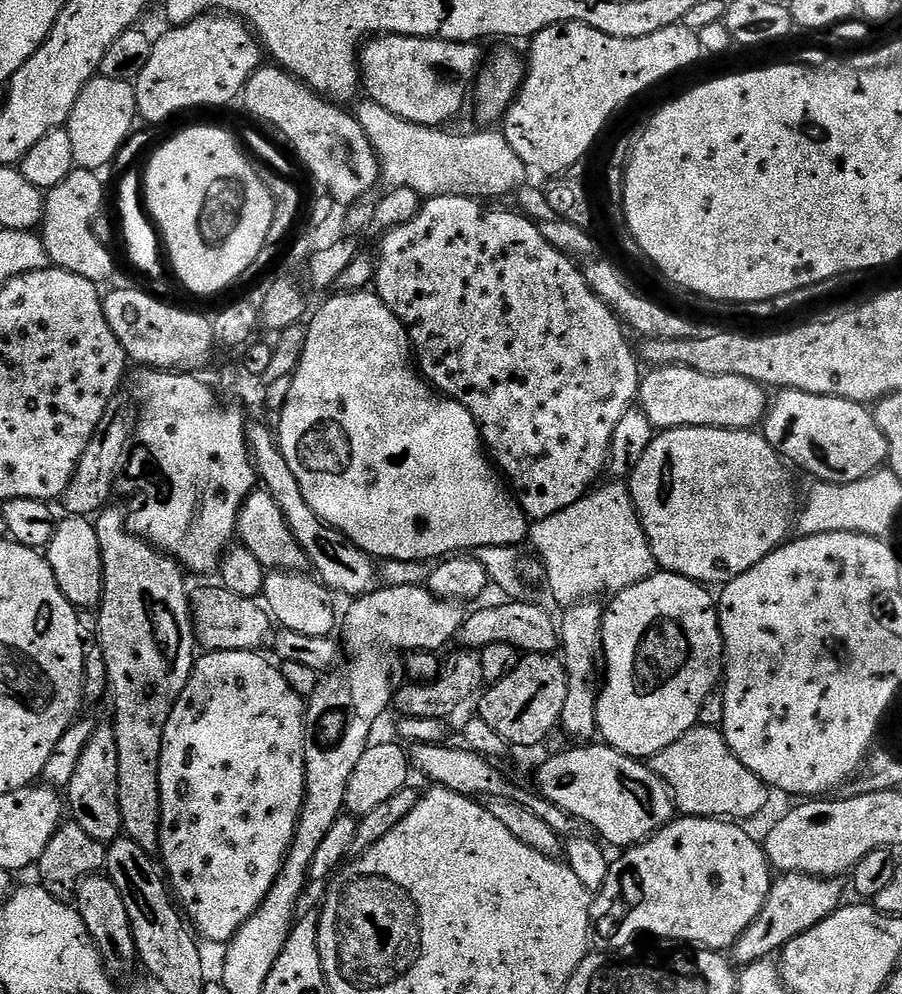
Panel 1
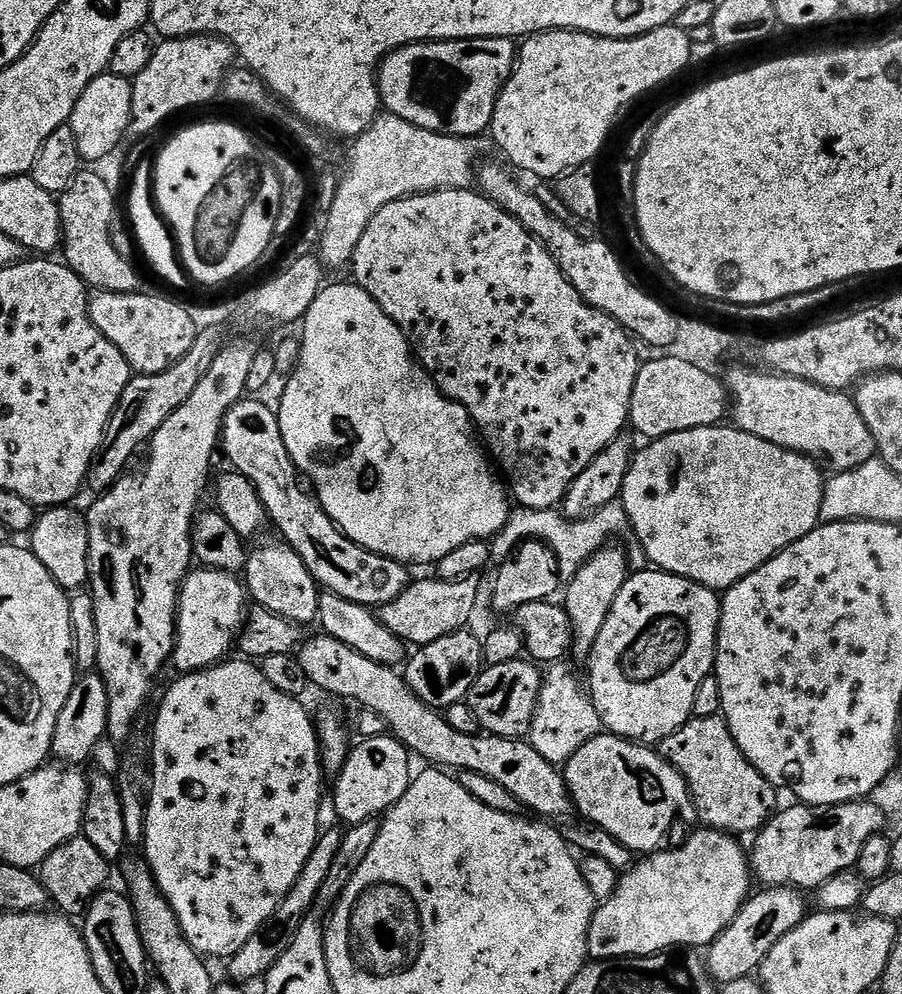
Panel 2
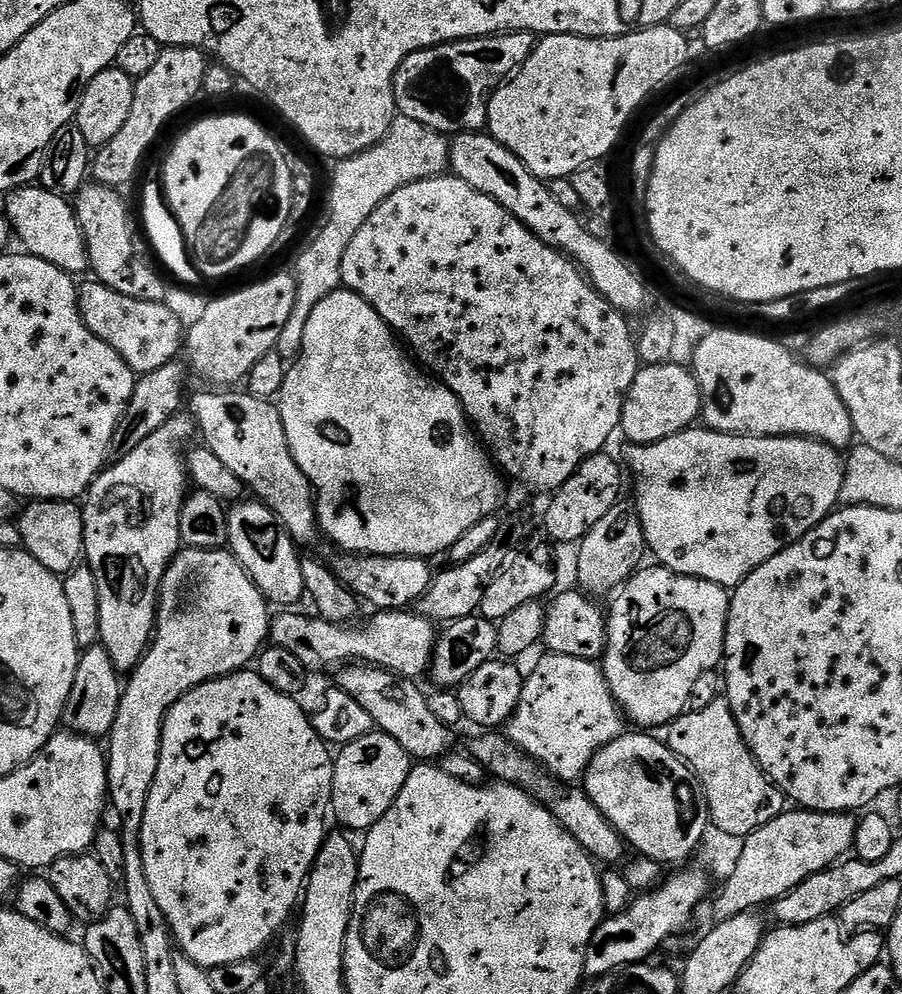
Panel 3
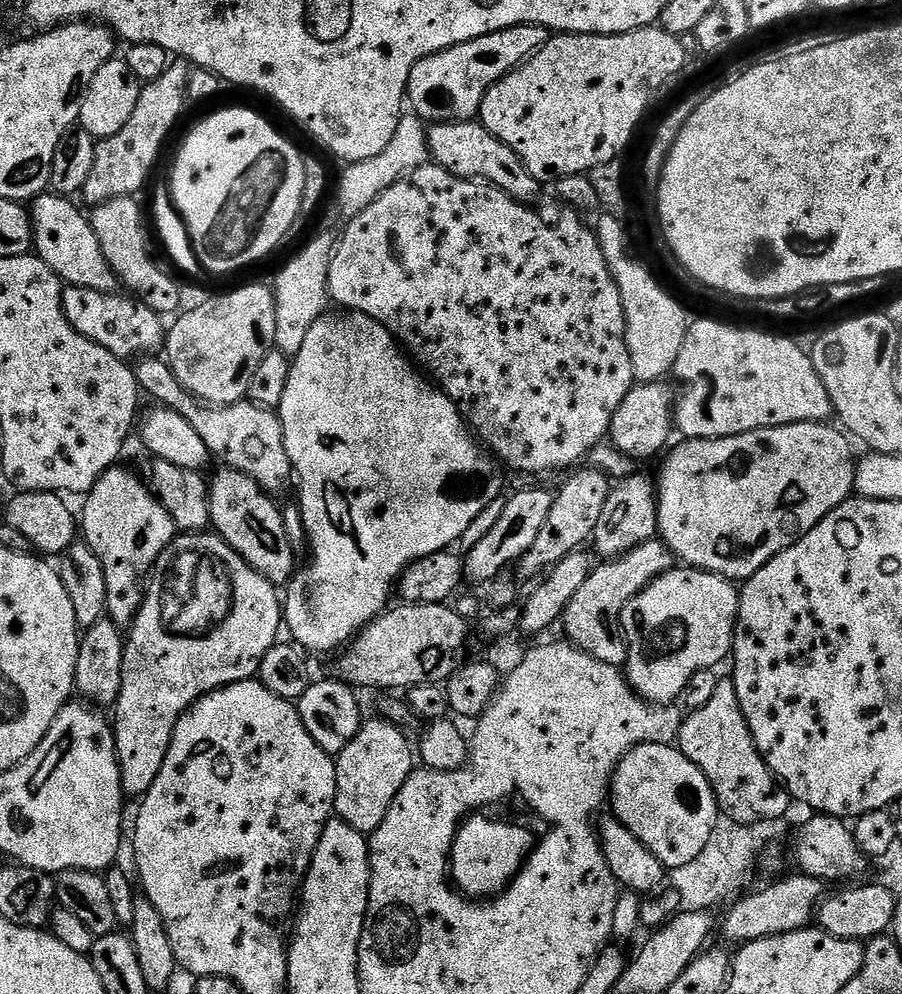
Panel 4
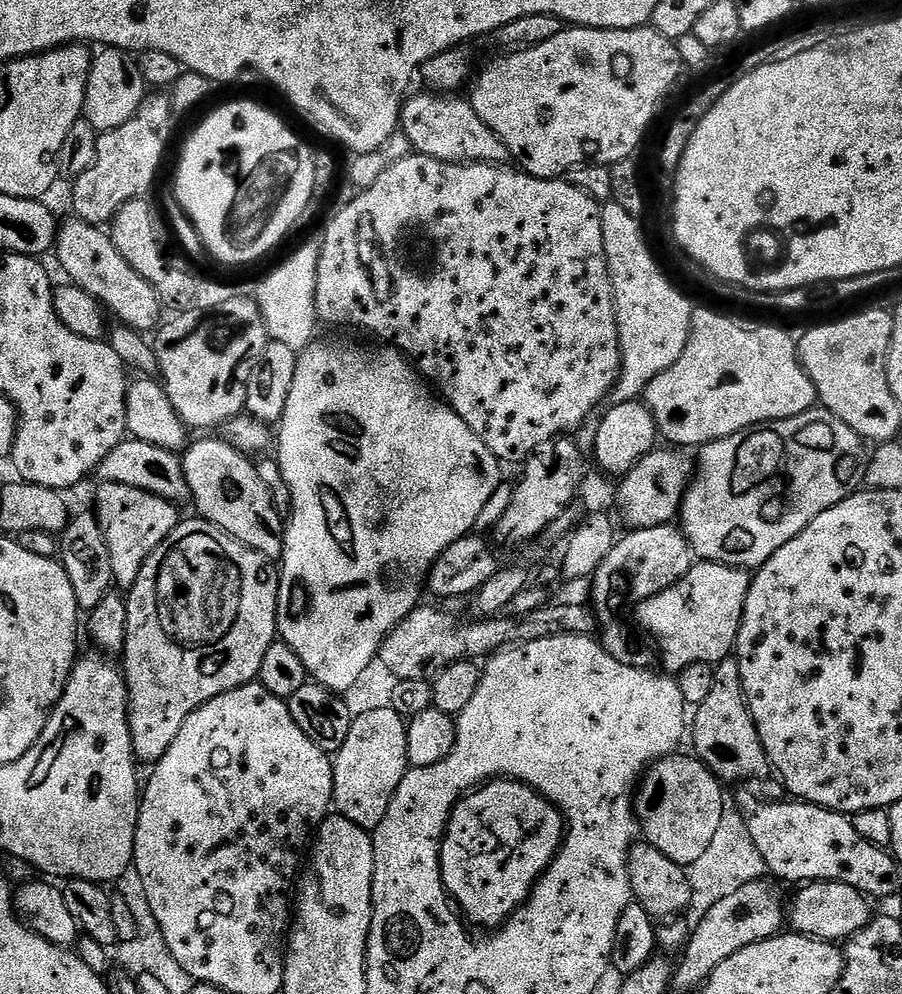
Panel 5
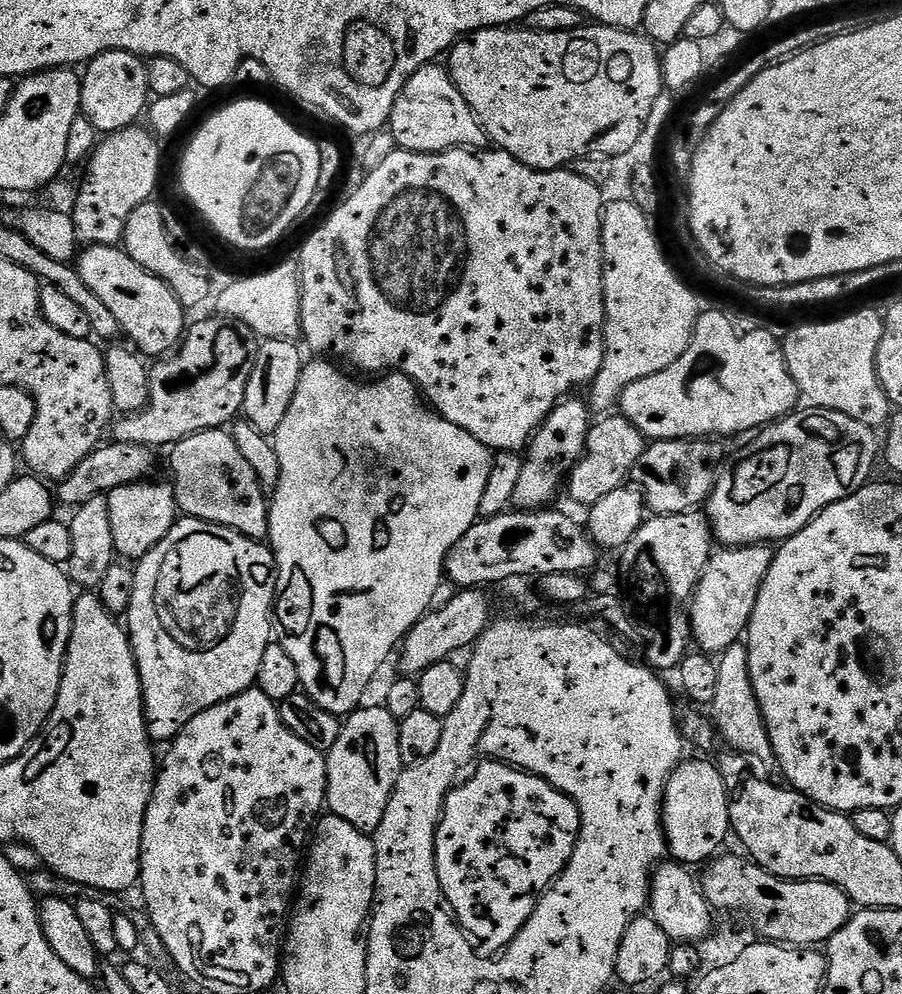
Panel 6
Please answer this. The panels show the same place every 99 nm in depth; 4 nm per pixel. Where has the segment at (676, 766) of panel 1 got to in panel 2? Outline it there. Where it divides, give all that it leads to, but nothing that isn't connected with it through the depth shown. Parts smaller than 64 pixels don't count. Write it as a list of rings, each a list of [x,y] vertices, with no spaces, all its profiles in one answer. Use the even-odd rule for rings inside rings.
[[[723,715],[697,716],[689,720],[674,734],[661,740],[658,751],[664,759],[669,760],[680,771],[682,778],[688,783],[690,804],[691,807],[696,807],[701,825],[729,834],[741,834],[740,832],[755,834],[768,823],[770,817],[777,811],[777,789],[773,788],[772,783],[766,778],[762,778],[762,774],[758,774],[758,770],[754,770],[754,766],[750,766],[750,762],[744,757],[742,750],[738,750],[738,742],[734,742]]]

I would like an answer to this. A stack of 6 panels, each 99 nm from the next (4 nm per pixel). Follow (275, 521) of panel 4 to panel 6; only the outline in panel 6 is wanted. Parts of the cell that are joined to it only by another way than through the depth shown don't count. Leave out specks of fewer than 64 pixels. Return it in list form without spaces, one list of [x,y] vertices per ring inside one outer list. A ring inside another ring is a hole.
[[[211,428],[194,434],[185,440],[179,440],[171,449],[172,472],[176,475],[176,506],[184,516],[193,516],[211,524],[221,524],[233,528],[235,532],[248,536],[251,540],[267,541],[269,501],[260,489],[260,482],[250,462],[246,462],[242,452],[235,444],[233,433],[228,430]]]

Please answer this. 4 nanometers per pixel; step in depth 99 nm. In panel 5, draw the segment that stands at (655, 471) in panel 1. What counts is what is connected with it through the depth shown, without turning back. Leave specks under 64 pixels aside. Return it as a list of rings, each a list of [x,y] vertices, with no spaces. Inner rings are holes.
[[[817,406],[812,411],[803,412],[794,418],[768,420],[764,424],[755,424],[752,428],[743,428],[742,431],[730,434],[721,440],[715,440],[712,444],[705,444],[699,449],[700,460],[698,456],[694,464],[694,475],[687,492],[684,493],[684,501],[680,503],[679,527],[683,531],[684,537],[690,542],[693,553],[701,561],[725,564],[731,568],[745,570],[758,569],[778,550],[782,550],[782,546],[786,546],[786,542],[790,542],[795,536],[802,534],[802,530],[806,530],[806,526],[810,526],[810,522],[814,522],[814,518],[818,518],[818,514],[838,506],[838,502],[842,502],[847,496],[853,496],[855,492],[861,491],[862,485],[865,483],[866,454],[864,456],[864,448],[866,448],[865,441],[861,440],[854,430],[850,430],[850,426],[846,426],[846,422],[842,422],[842,418],[830,414],[823,406]]]

